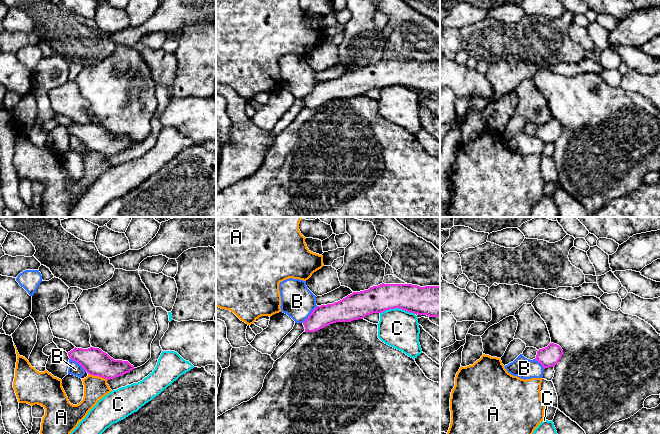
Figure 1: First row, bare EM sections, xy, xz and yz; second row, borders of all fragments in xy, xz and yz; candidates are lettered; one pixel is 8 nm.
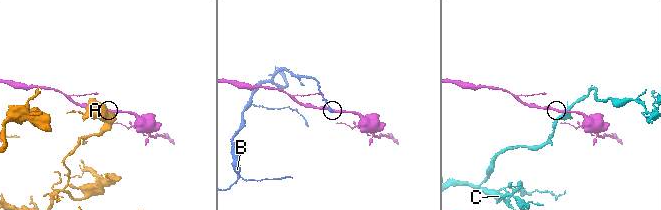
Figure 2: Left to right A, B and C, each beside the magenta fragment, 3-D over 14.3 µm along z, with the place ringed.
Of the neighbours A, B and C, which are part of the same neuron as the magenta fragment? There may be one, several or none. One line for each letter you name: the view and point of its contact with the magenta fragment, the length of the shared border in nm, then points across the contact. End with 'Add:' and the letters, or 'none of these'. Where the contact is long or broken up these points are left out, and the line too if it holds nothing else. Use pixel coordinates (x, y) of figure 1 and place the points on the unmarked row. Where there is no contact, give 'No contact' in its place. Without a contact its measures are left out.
Add: none of these

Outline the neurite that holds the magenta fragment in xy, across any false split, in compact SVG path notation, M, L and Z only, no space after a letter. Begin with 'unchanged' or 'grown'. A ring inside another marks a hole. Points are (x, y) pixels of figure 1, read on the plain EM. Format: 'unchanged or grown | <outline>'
unchanged | M74 124L68 128L70 135L82 142L90 151L110 156L135 145L128 137L114 136L99 124Z

